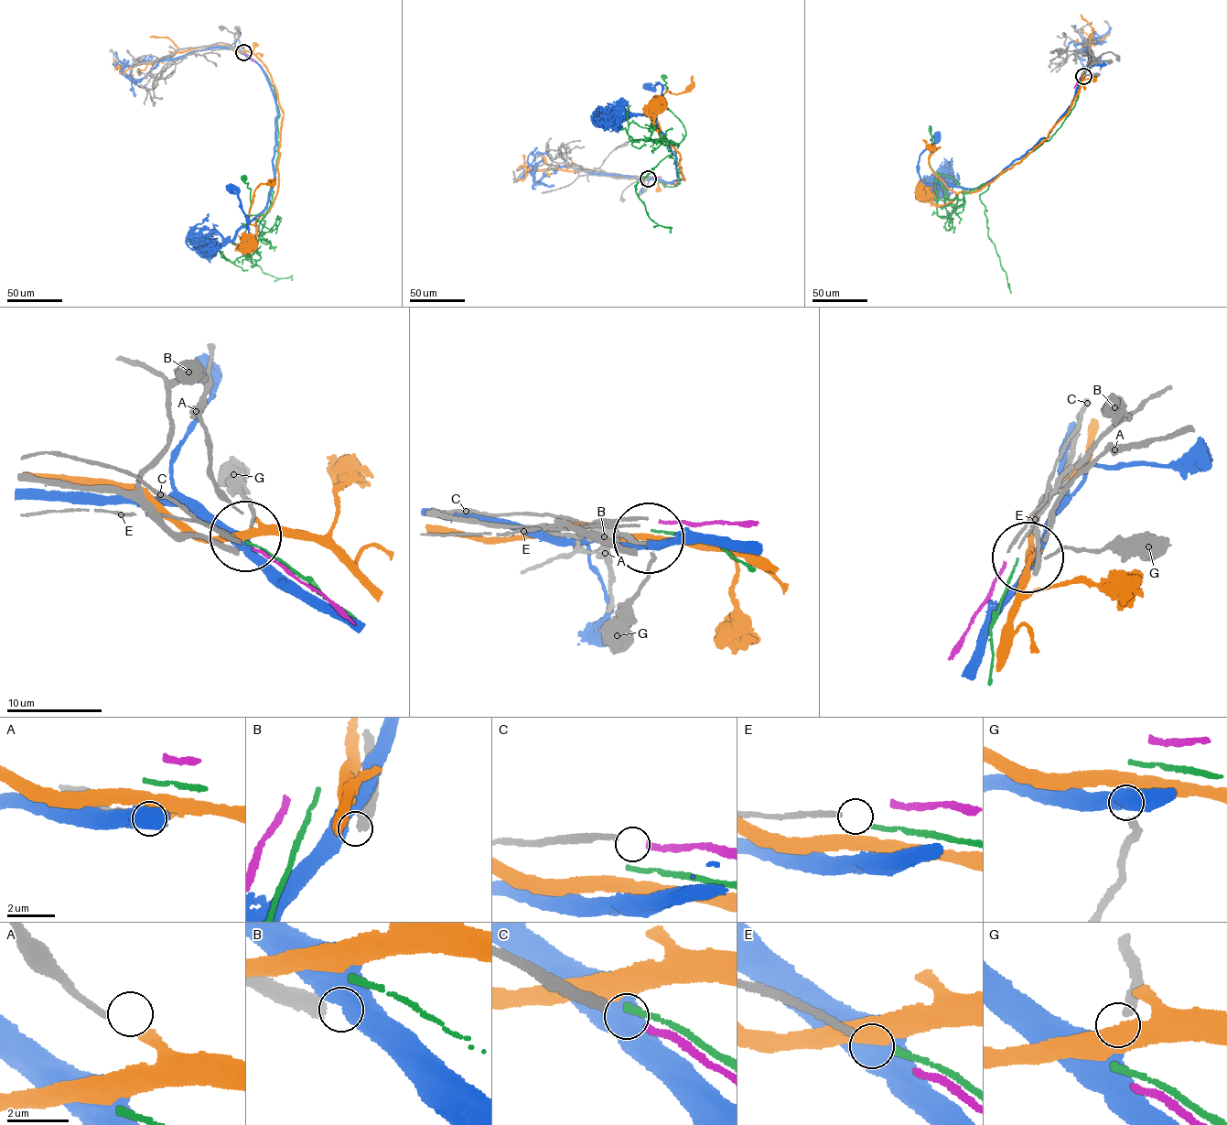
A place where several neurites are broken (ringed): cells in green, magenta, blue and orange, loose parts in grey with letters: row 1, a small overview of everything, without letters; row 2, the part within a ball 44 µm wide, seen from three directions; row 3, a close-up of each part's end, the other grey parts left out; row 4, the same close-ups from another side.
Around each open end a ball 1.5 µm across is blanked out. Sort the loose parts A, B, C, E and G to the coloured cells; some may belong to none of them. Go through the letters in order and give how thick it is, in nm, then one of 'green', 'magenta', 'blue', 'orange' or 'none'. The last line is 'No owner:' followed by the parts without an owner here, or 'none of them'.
A: calibre 240 nm; orange
B: calibre 500 nm; none
C: calibre 240 nm; magenta
E: calibre 200 nm; green
G: calibre 260 nm; blue
No owner: B

